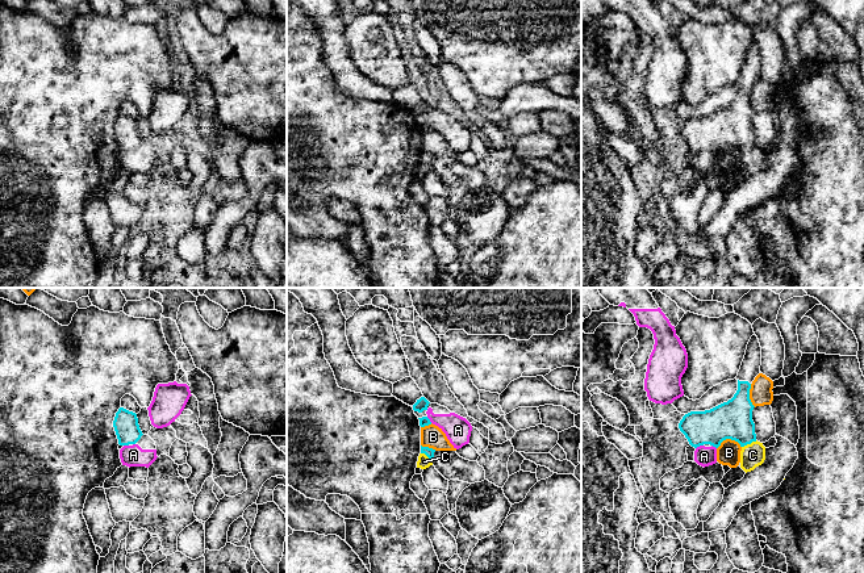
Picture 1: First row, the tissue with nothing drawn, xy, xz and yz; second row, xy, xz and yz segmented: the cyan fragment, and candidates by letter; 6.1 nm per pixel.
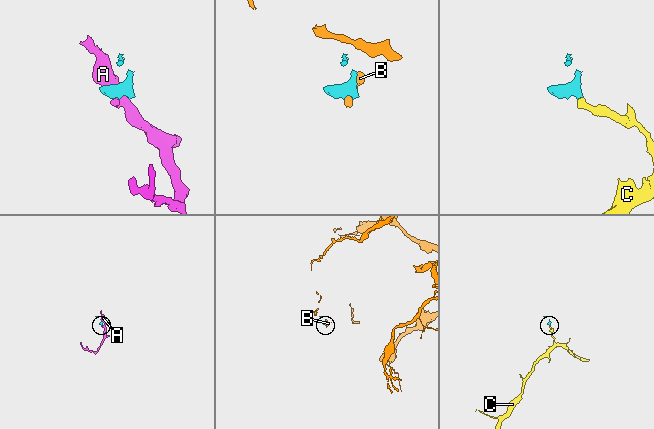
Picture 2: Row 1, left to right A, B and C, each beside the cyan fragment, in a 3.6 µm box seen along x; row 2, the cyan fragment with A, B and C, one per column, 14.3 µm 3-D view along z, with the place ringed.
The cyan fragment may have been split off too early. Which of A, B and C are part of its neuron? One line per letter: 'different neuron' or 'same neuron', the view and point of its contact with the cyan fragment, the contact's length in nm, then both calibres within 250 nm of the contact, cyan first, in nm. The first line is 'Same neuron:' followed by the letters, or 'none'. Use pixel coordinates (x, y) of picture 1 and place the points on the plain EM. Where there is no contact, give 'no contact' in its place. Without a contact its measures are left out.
Same neuron: C
A: different neuron | yz (698, 151) | 50 nm | 220/120 nm
B: different neuron | yz (727, 143) | 150 nm | 240/140 nm
C: same neuron | yz (748, 149) | 100 nm | 240/150 nm

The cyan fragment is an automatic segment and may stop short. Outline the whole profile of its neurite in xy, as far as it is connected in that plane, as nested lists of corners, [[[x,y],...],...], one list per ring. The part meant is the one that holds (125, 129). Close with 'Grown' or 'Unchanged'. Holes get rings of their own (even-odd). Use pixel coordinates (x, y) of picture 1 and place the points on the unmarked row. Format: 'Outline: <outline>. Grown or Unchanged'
Outline: [[[120,113],[116,118],[113,133],[120,151],[135,150],[143,141],[137,120],[124,113]]]. Unchanged

